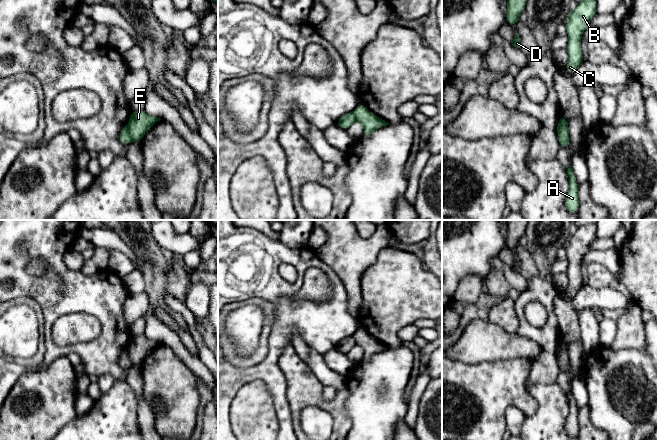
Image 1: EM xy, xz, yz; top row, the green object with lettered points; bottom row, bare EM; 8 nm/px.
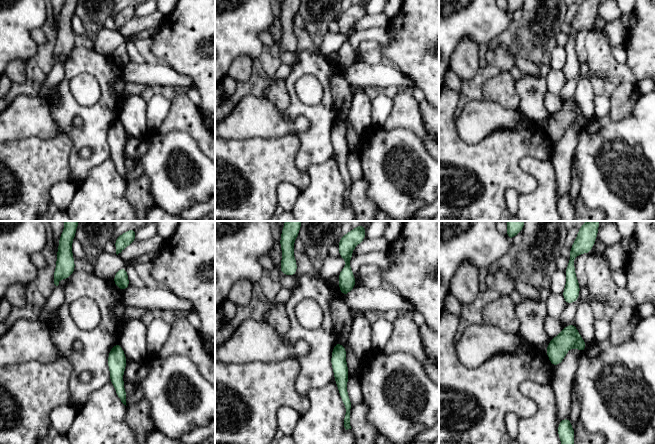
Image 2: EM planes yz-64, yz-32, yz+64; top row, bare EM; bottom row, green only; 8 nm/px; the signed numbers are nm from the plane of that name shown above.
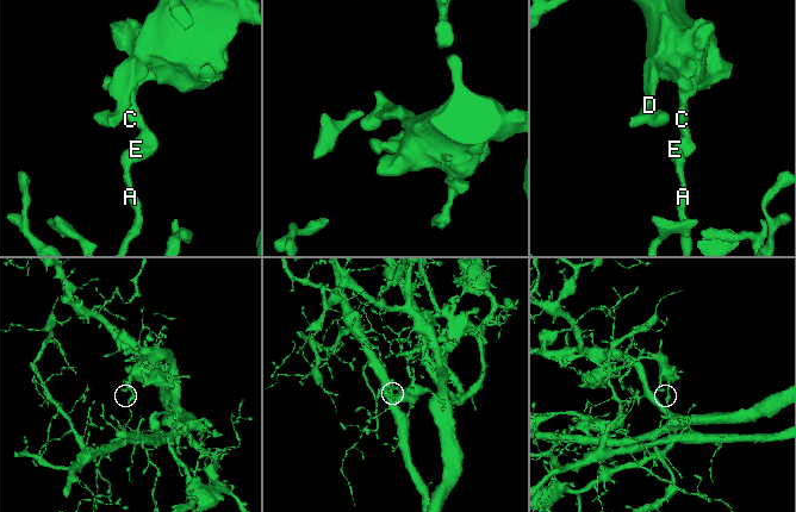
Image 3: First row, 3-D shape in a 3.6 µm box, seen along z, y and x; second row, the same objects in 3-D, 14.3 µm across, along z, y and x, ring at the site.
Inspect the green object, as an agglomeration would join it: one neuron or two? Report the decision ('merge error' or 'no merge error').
merge error

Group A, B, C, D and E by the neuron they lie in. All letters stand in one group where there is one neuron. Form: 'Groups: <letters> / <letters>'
Groups: A / B C D E

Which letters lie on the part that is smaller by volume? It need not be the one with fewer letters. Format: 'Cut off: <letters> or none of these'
Cut off: B, C, D, E

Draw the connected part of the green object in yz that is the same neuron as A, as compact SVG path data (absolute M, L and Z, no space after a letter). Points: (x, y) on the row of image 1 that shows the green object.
M572 165L567 169L567 174L569 176L569 191L565 199L566 209L574 214L578 212L579 209L579 199L578 199L578 182L573 172Z

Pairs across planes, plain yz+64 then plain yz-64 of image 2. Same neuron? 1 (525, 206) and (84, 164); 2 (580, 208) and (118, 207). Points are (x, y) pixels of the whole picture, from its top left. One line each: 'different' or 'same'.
1: different
2: different

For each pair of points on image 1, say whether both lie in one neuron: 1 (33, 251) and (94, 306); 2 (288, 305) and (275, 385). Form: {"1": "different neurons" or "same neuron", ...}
{"1": "same neuron", "2": "same neuron"}

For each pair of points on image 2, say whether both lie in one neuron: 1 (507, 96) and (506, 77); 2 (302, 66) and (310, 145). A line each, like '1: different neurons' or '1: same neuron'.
1: same neuron
2: same neuron

